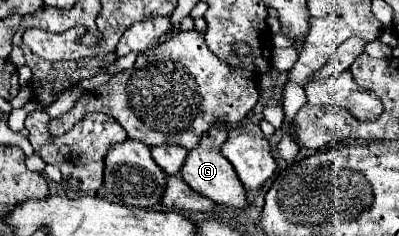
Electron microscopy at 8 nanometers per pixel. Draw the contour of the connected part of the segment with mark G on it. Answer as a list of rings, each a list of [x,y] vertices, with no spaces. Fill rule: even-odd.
[[[214,122],[212,130],[208,130],[208,134],[204,134],[204,138],[200,138],[200,144],[188,152],[188,158],[186,158],[180,174],[182,174],[184,182],[188,186],[192,186],[192,190],[214,200],[216,204],[242,208],[242,206],[246,206],[246,190],[244,190],[244,186],[240,186],[240,180],[236,178],[232,164],[222,156],[222,144],[224,144],[226,136],[228,136],[228,128],[222,122]]]

